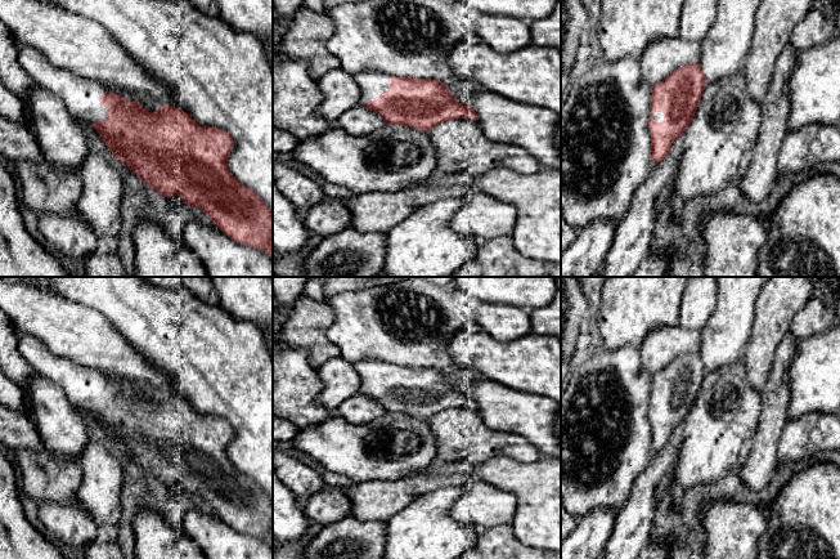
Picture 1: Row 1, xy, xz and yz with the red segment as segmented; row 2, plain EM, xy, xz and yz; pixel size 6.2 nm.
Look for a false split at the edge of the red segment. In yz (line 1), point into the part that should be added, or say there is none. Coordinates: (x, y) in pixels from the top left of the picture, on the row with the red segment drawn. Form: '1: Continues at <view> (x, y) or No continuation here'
1: Continues at yz (723, 50)

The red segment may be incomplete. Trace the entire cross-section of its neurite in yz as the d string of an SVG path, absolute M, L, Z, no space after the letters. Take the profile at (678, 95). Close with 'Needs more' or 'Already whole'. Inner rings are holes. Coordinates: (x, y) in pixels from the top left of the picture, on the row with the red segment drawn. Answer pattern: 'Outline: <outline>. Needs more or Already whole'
Outline: M718 0L717 19L700 41L700 62L682 66L652 86L648 128L653 165L665 158L673 142L688 129L705 86L733 76L744 66L760 1Z. Needs more

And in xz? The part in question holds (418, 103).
Outline: M369 70L358 72L354 80L361 93L359 104L378 113L386 125L395 124L430 135L436 149L436 174L455 175L472 171L475 176L480 176L490 170L508 169L522 175L533 175L544 169L540 160L525 148L488 139L477 122L477 113L464 103L458 103L441 81L396 77Z. Needs more

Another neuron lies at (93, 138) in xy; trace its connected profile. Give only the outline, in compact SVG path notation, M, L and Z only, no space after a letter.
M73 116L75 121L78 124L78 126L82 129L86 142L89 144L89 148L94 153L103 155L107 161L118 170L123 183L134 182L136 180L138 187L142 191L149 191L151 194L160 196L154 191L152 191L145 183L143 183L136 174L134 174L125 164L118 162L117 158L112 155L111 151L107 149L105 142L102 140L100 134L91 126L90 121L81 121L78 117Z

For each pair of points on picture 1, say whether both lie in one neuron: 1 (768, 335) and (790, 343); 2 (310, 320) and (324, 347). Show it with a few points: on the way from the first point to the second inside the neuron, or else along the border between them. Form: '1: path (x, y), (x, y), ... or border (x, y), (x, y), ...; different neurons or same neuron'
1: border (789, 331), (776, 349), (771, 369); different neurons
2: path (310, 326), (310, 332), (318, 340); same neuron

